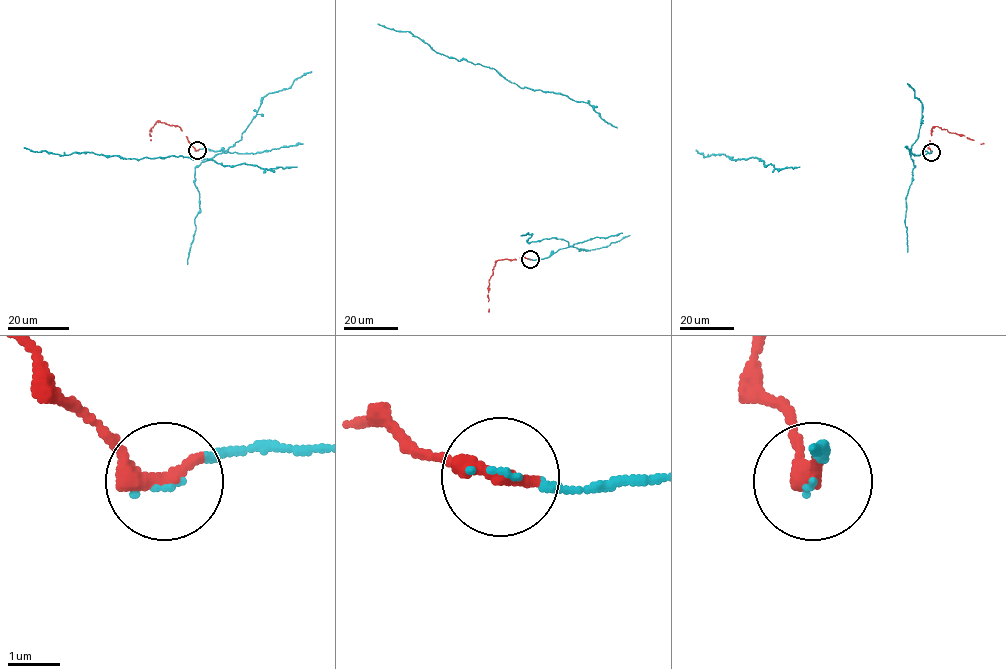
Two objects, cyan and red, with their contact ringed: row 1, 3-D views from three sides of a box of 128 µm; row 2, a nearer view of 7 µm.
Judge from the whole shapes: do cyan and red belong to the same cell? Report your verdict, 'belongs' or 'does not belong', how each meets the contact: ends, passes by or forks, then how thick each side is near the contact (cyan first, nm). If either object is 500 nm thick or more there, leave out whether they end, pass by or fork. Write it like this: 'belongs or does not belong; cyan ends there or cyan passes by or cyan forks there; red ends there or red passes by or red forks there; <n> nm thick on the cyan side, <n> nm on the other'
belongs; cyan ends there; red ends there; 90 nm thick on the cyan side, 400 nm on the other

